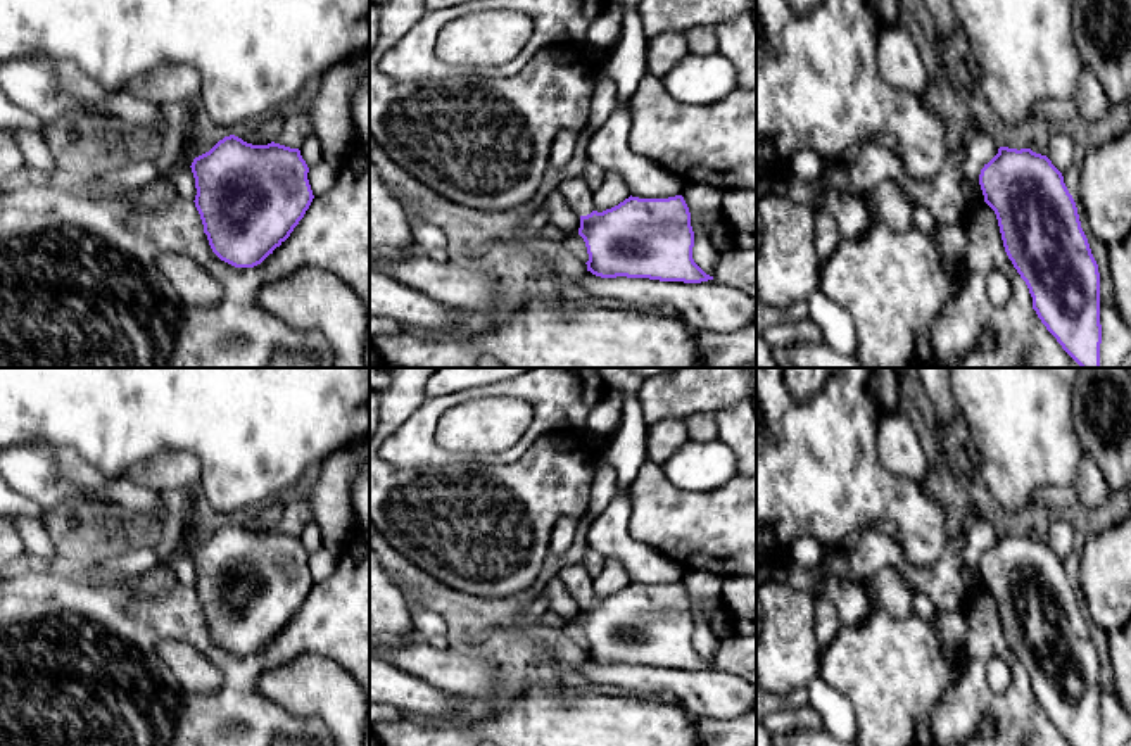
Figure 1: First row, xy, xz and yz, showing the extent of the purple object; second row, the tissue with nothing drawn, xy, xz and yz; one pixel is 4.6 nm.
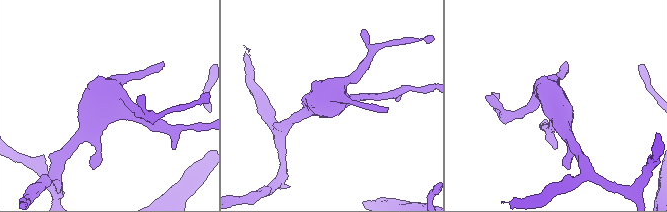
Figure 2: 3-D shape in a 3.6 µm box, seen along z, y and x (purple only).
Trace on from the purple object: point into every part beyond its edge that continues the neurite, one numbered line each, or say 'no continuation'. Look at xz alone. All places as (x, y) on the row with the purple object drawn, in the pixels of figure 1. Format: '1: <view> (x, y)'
1: xz (575, 190)

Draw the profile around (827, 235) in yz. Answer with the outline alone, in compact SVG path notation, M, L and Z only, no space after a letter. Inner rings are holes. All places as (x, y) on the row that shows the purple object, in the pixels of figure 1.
M822 207L815 211L815 252L820 262L825 262L841 242L841 233L834 216Z

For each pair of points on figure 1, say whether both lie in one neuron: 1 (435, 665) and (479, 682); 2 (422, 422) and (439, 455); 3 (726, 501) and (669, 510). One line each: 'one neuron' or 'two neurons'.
1: one neuron
2: one neuron
3: one neuron

